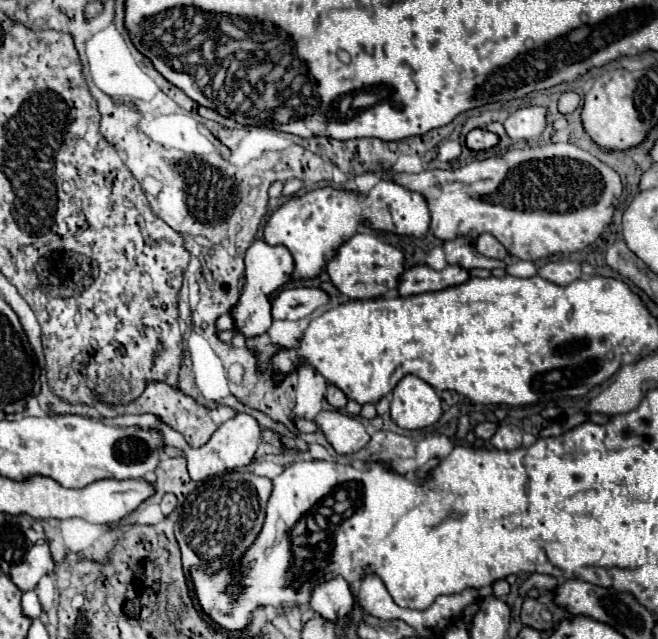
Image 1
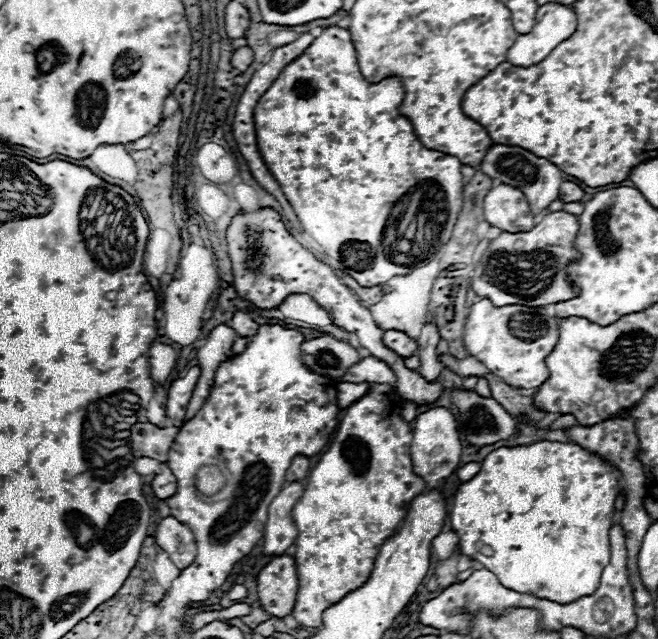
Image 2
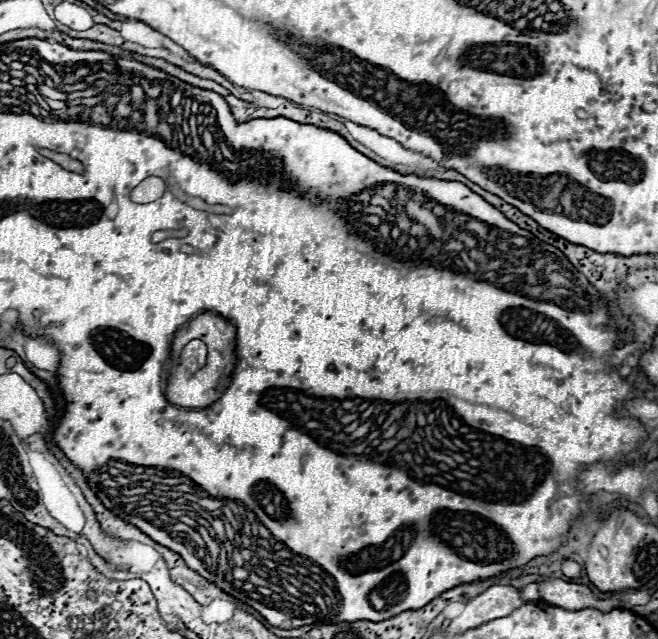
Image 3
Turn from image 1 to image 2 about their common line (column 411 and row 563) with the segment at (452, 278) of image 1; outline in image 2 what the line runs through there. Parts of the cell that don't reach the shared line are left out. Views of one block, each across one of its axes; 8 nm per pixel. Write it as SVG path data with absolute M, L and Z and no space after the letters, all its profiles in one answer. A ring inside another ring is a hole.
M292 556L272 558L258 574L258 602L270 616L292 614L298 594L298 574Z

